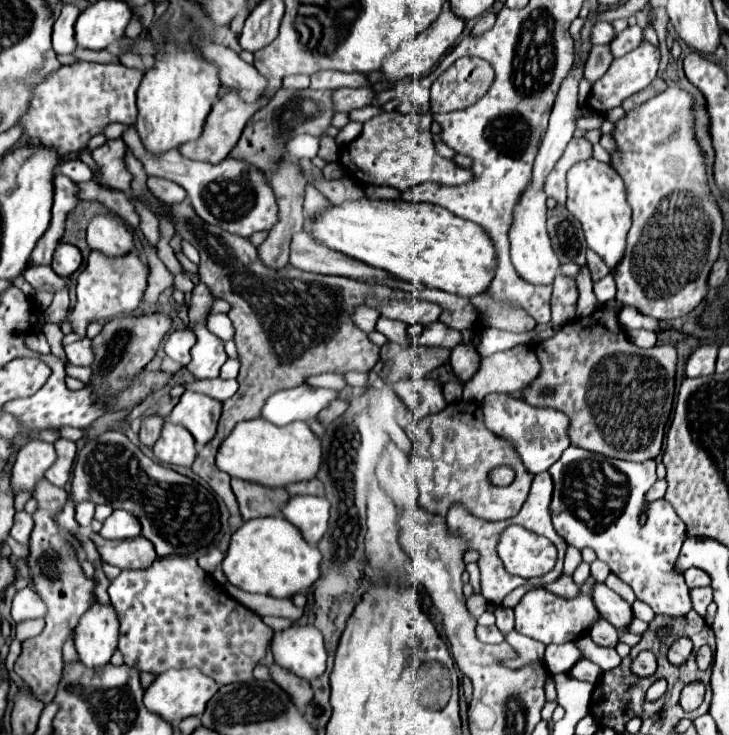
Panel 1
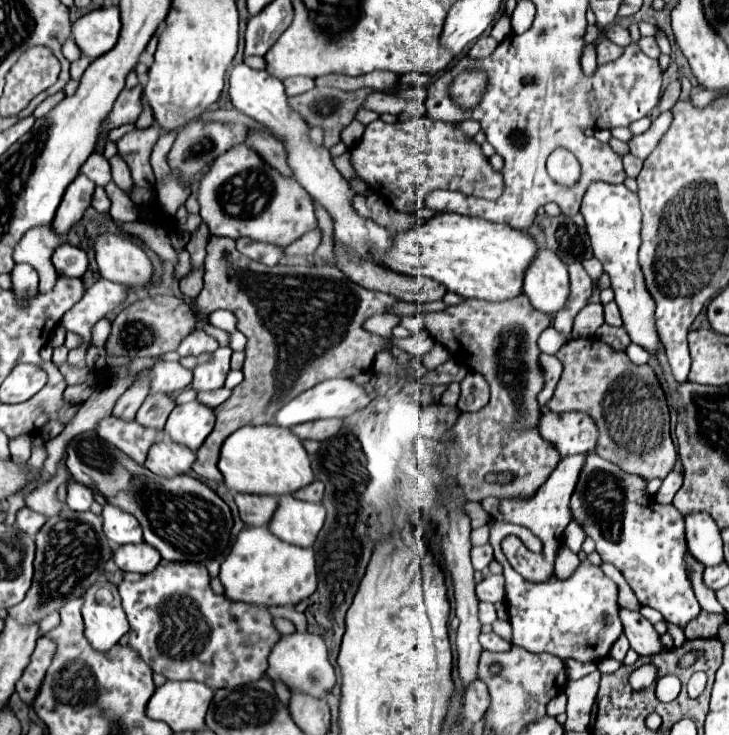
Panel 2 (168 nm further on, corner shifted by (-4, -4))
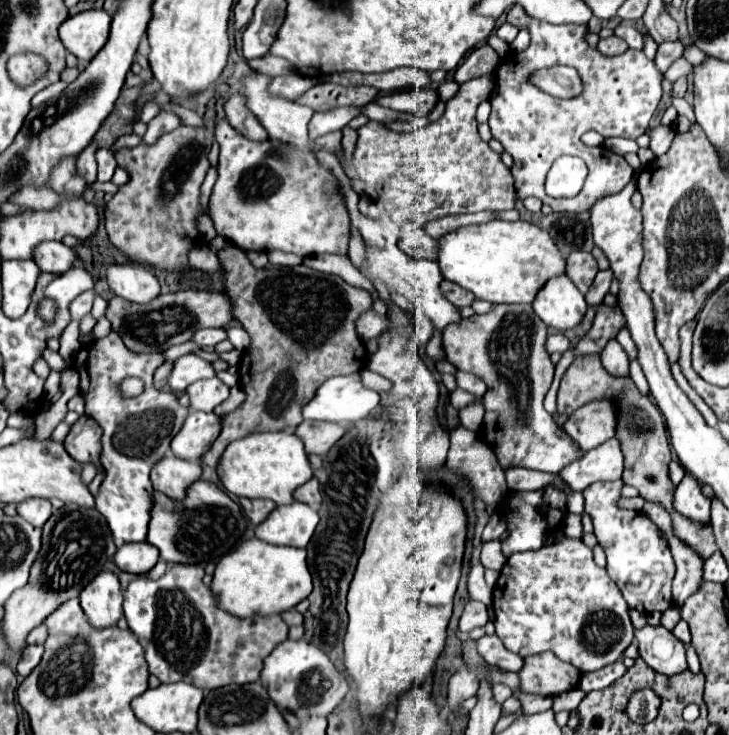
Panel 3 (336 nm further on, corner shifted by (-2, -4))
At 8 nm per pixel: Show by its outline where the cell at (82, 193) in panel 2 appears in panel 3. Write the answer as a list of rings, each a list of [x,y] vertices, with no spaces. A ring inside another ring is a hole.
[[[90,143],[90,147],[86,147],[86,151],[82,151],[82,155],[78,155],[76,161],[78,175],[86,181],[86,185],[92,185],[96,181],[96,159],[94,159],[96,149],[98,149],[96,143]]]

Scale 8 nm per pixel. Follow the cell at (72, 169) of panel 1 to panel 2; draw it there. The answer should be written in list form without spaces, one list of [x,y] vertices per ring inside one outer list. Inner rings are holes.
[[[92,153],[86,163],[82,165],[82,173],[86,177],[90,177],[96,185],[104,187],[112,181],[112,171],[110,171],[110,163],[102,153]]]

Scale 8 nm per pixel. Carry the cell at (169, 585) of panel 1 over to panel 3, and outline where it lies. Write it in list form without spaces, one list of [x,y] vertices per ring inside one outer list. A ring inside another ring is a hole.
[[[169,564],[168,569],[158,581],[148,577],[136,577],[124,591],[124,617],[144,647],[146,661],[150,665],[150,673],[156,675],[162,683],[186,681],[194,683],[196,687],[218,689],[230,683],[244,685],[252,683],[260,677],[262,663],[270,655],[270,651],[288,637],[288,625],[280,619],[280,615],[266,615],[266,617],[248,617],[240,619],[230,615],[228,611],[218,607],[216,597],[212,595],[210,587],[202,583],[204,568],[201,564]]]

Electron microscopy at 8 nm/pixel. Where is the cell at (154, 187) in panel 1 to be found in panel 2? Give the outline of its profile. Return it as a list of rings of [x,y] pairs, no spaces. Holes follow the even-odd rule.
[[[150,125],[146,129],[136,129],[132,133],[126,133],[118,141],[118,151],[126,159],[132,171],[134,185],[138,187],[152,187],[154,185],[154,173],[150,167],[150,153],[160,137],[160,127]]]

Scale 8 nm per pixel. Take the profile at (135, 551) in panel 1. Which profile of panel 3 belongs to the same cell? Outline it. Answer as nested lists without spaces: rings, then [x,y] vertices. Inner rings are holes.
[[[124,543],[116,555],[114,563],[120,571],[144,575],[158,563],[158,549],[150,543]]]

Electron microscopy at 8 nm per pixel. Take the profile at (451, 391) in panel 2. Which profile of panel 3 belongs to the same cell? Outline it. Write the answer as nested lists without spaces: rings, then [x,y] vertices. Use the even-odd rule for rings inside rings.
[[[456,389],[456,391],[452,391],[452,393],[450,393],[450,403],[452,403],[452,407],[454,407],[454,409],[462,409],[462,407],[466,407],[466,405],[474,403],[474,401],[476,401],[476,397],[474,397],[474,395],[470,395],[468,391]]]

